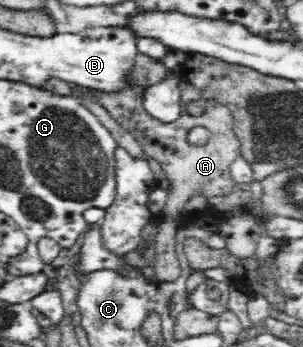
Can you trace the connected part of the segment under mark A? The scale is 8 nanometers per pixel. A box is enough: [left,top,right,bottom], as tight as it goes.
[92,53,238,282]

